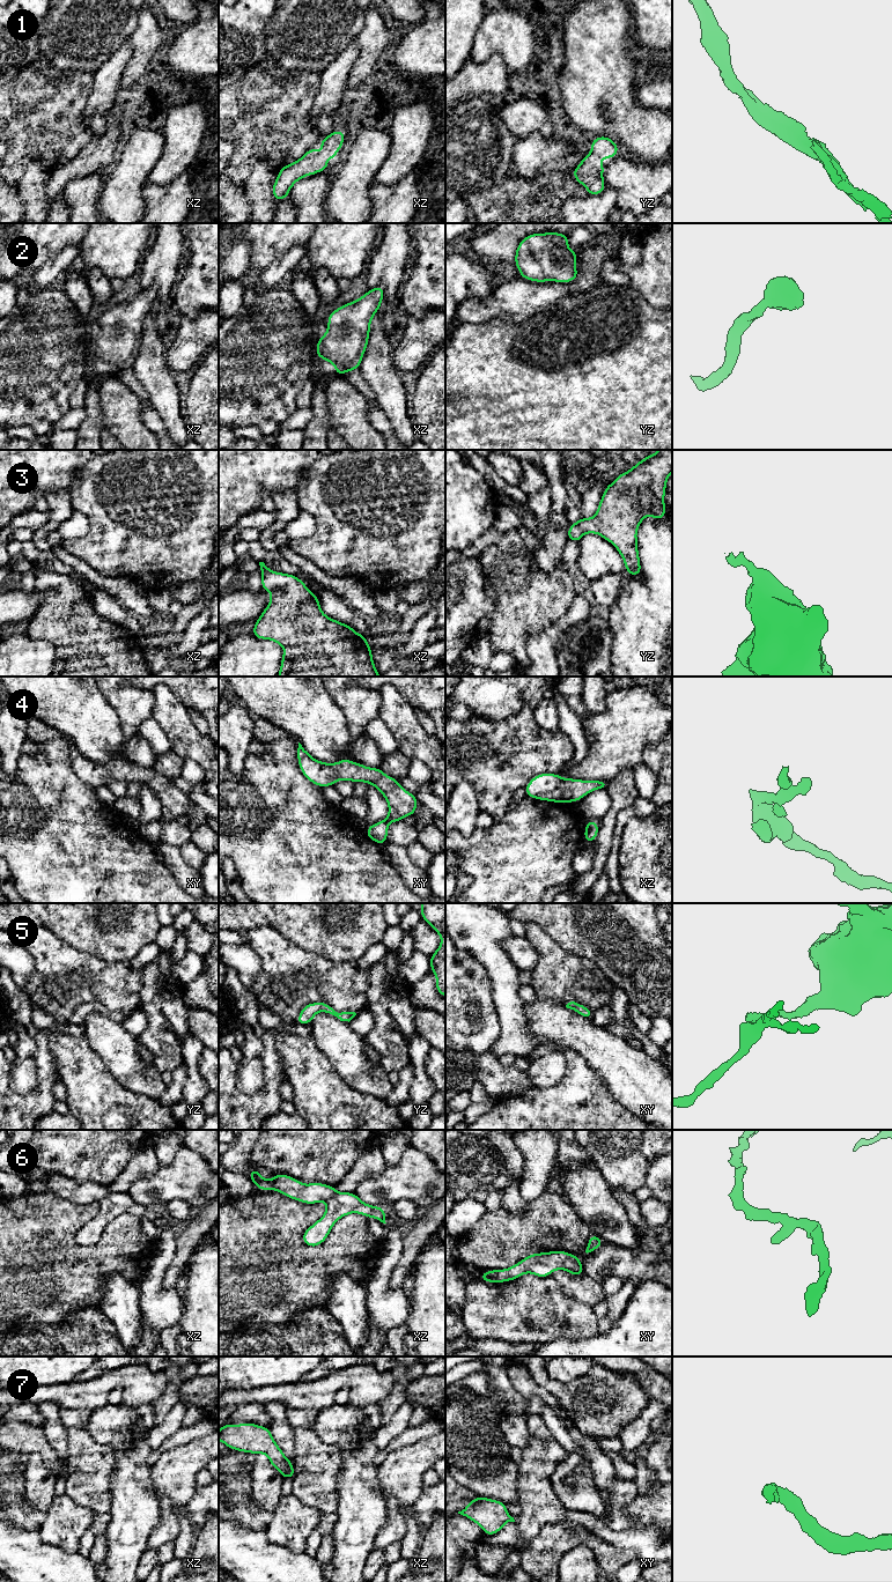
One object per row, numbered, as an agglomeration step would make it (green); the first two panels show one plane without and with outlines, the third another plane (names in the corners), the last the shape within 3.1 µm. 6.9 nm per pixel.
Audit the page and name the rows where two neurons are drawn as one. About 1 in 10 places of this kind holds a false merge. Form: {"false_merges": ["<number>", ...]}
{"false_merges": []}

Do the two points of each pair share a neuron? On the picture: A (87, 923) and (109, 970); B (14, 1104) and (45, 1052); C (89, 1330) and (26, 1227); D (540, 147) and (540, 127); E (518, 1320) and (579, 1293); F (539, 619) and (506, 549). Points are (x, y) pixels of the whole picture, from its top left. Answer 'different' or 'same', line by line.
A: different
B: same
C: different
D: different
E: different
F: same

